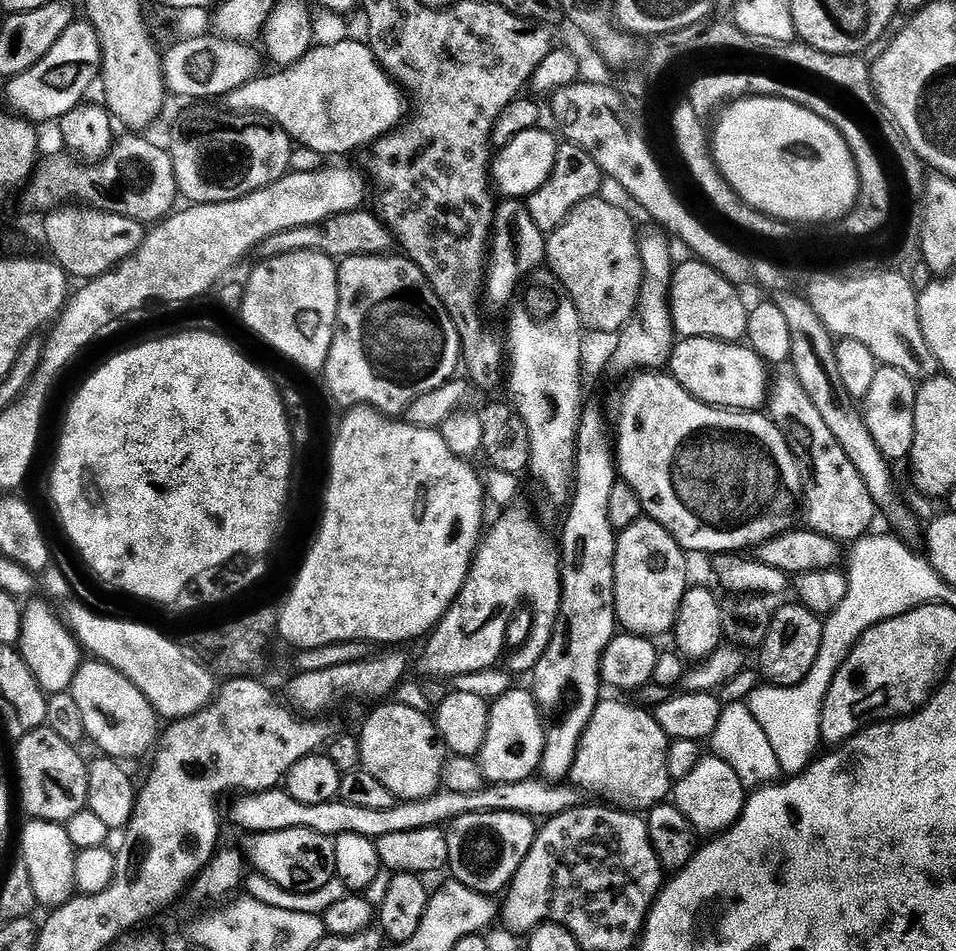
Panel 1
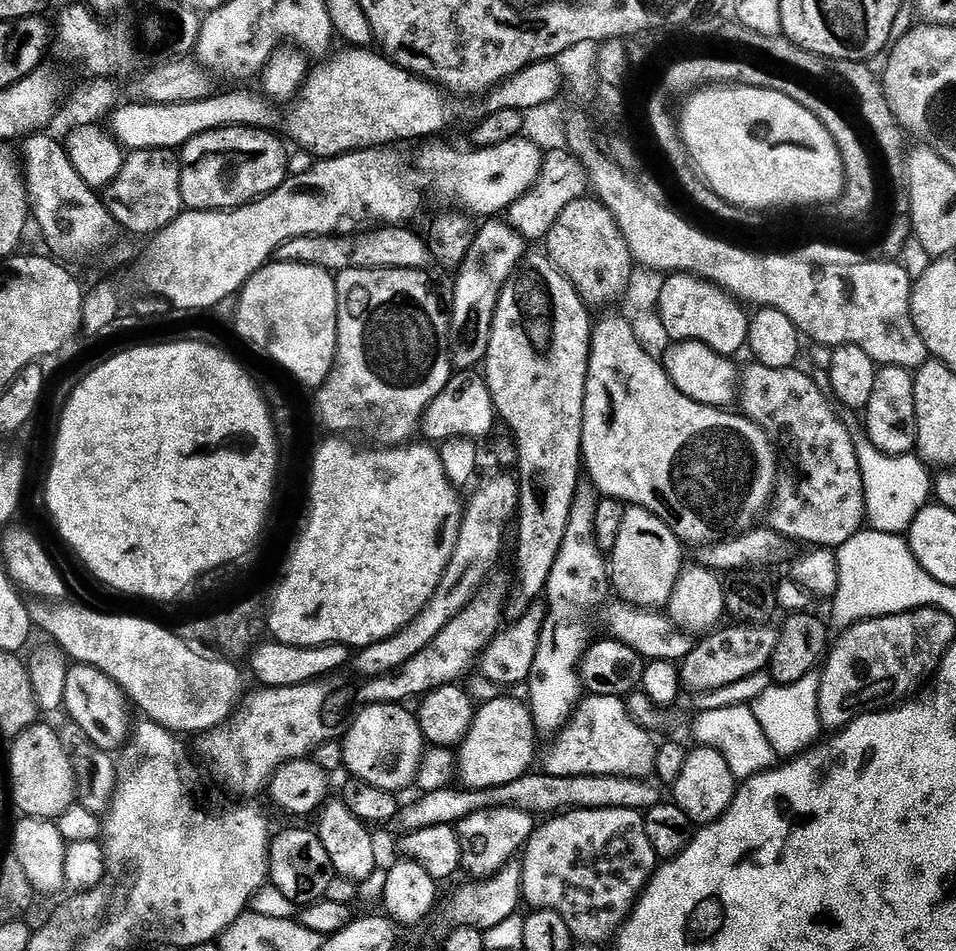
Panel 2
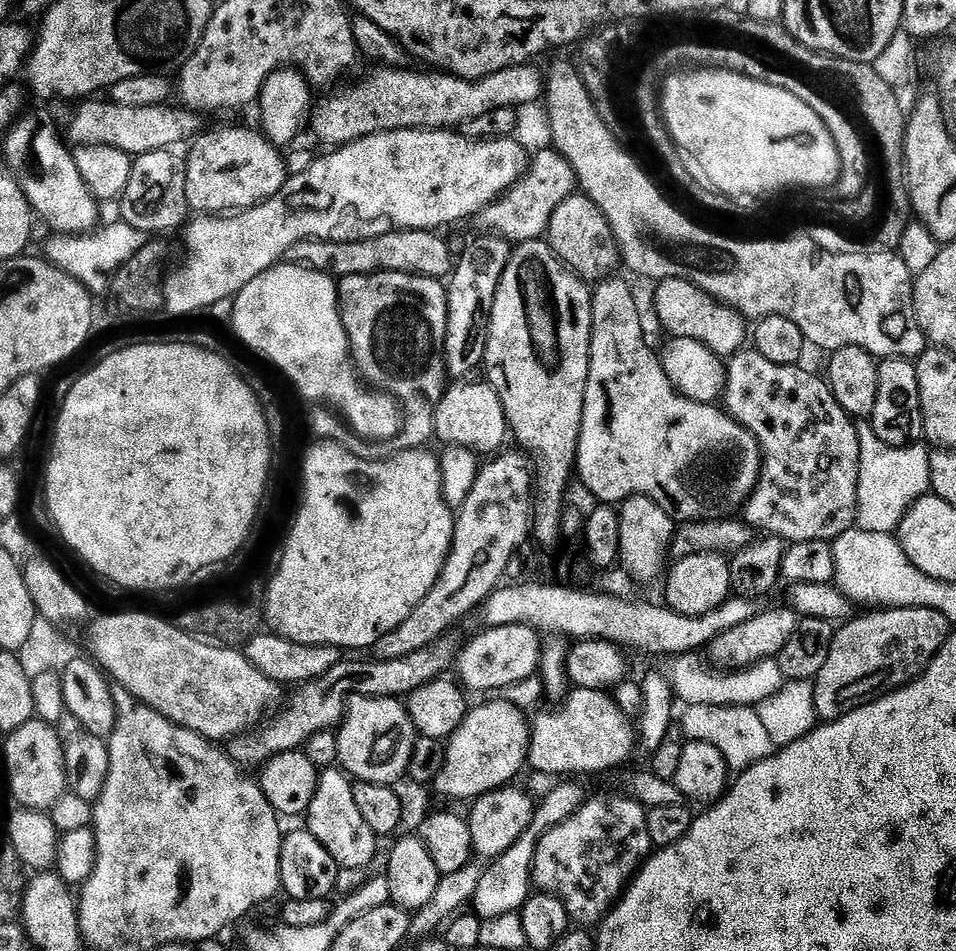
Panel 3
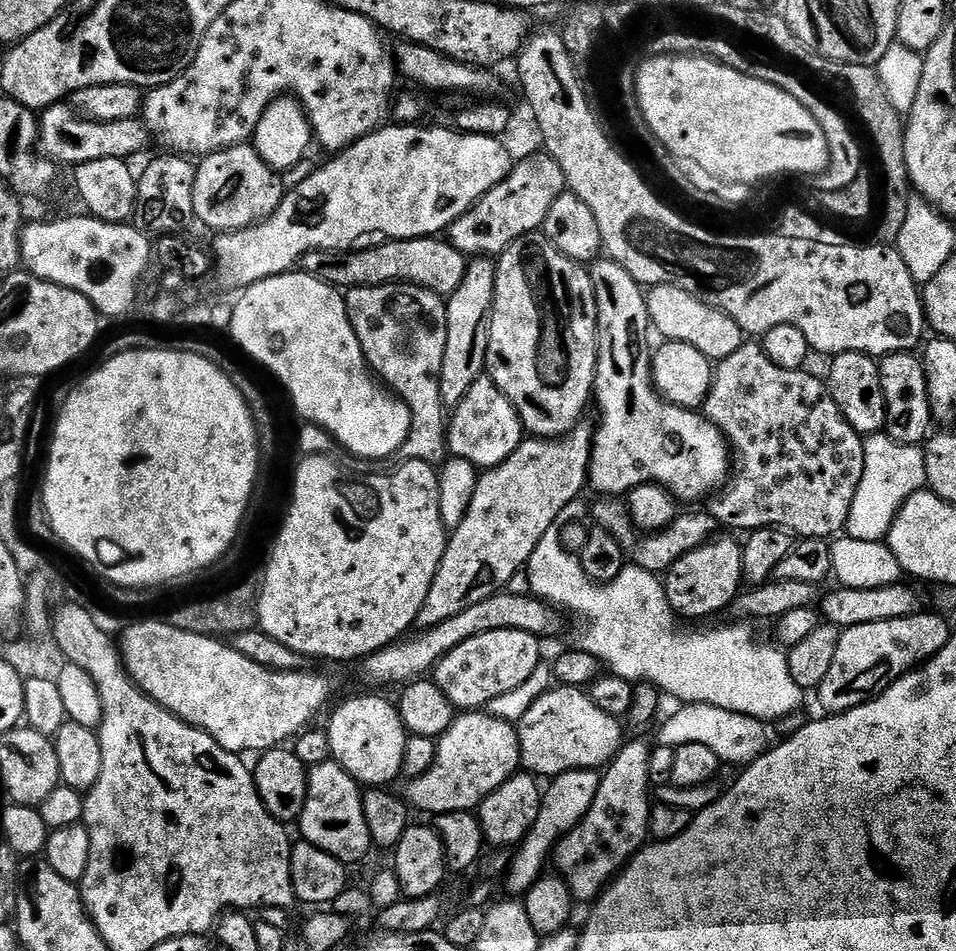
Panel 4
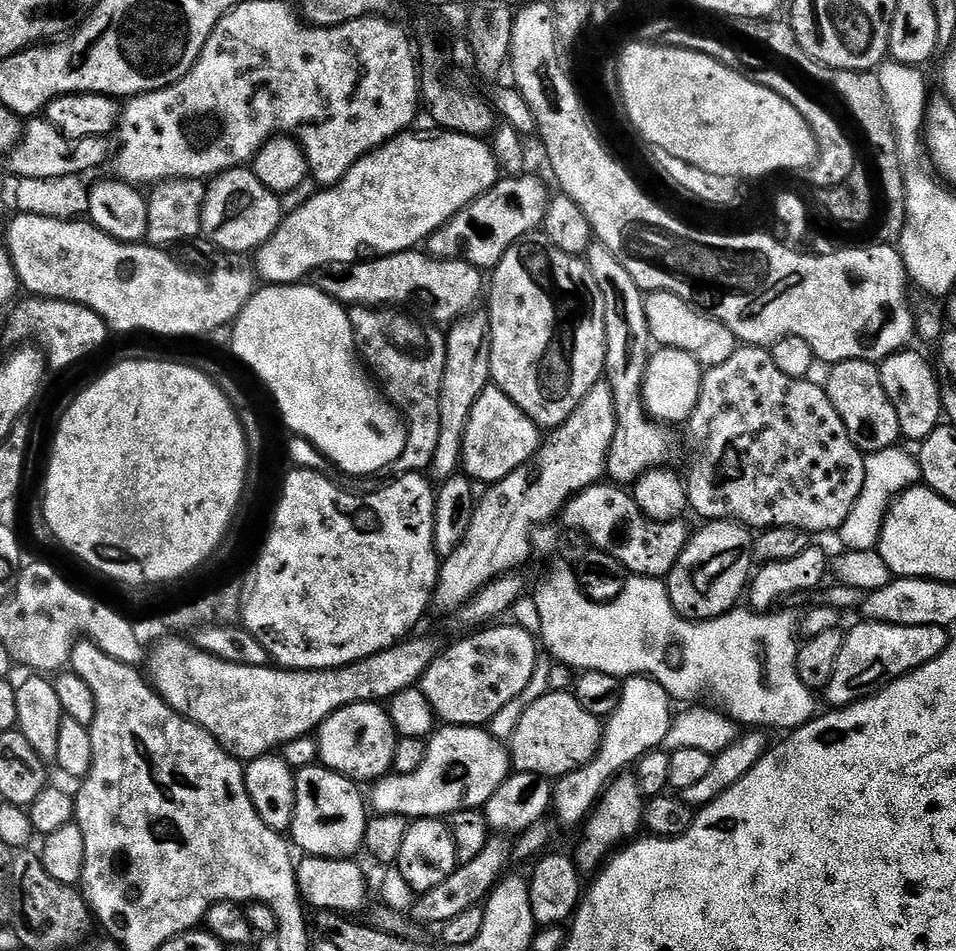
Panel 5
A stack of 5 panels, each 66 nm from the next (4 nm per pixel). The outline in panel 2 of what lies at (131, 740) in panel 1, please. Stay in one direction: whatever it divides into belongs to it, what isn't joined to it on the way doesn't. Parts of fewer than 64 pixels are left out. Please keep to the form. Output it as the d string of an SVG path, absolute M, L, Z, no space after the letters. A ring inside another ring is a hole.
M73 663L66 674L64 687L65 713L72 715L72 720L84 731L84 736L89 740L89 745L100 750L123 749L129 735L128 708L130 701L124 692L102 670L94 666Z

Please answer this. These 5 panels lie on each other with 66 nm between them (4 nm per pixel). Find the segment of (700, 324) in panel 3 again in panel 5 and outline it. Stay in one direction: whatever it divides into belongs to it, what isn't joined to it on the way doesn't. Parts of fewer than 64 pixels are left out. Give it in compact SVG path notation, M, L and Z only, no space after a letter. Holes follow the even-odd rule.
M650 292L644 297L648 335L657 345L666 348L686 350L705 369L718 366L730 358L738 347L736 335L720 320L714 319L707 312L688 304L673 292Z

